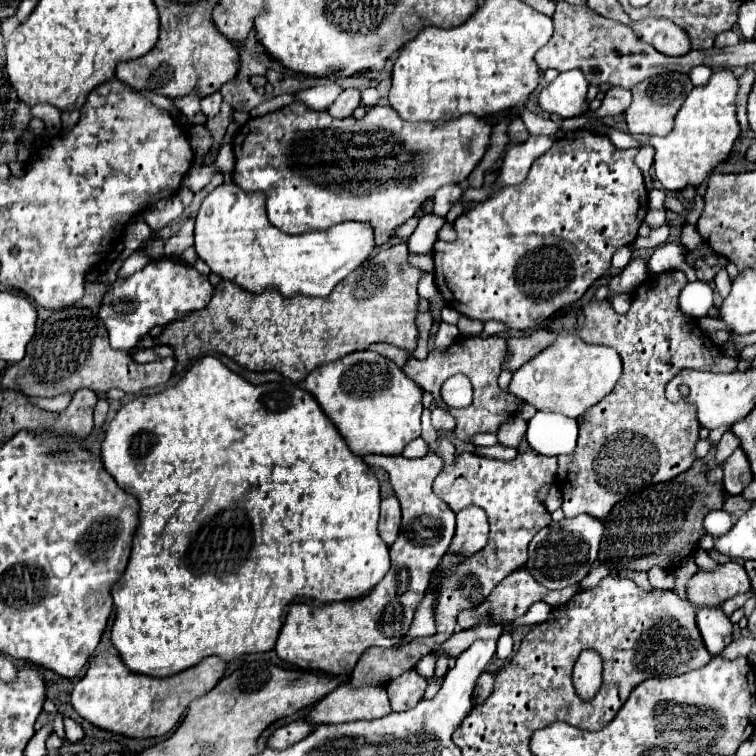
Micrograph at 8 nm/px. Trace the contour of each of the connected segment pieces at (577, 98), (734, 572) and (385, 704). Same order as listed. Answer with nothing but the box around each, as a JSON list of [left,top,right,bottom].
[[540,70,588,118],[686,560,750,606],[306,684,391,726]]

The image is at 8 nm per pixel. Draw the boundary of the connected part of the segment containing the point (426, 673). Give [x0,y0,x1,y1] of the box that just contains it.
[416,654,438,678]

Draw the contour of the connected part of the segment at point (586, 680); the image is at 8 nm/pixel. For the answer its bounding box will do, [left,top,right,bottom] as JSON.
[572,650,602,698]

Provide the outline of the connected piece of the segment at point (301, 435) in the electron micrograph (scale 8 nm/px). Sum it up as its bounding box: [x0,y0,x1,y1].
[102,356,390,678]

